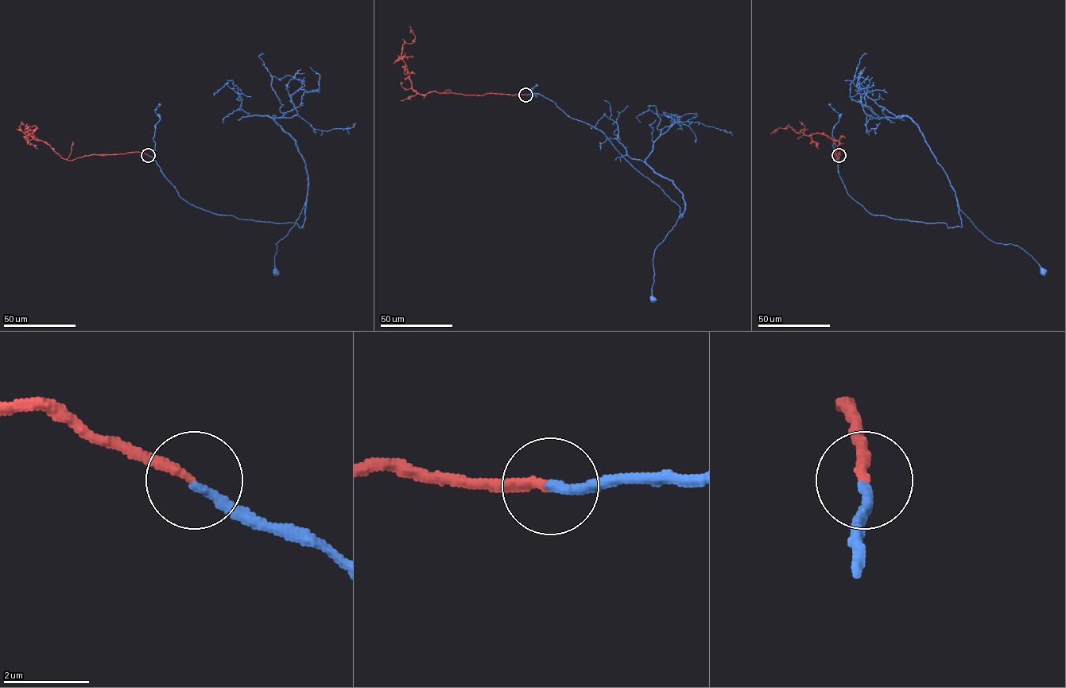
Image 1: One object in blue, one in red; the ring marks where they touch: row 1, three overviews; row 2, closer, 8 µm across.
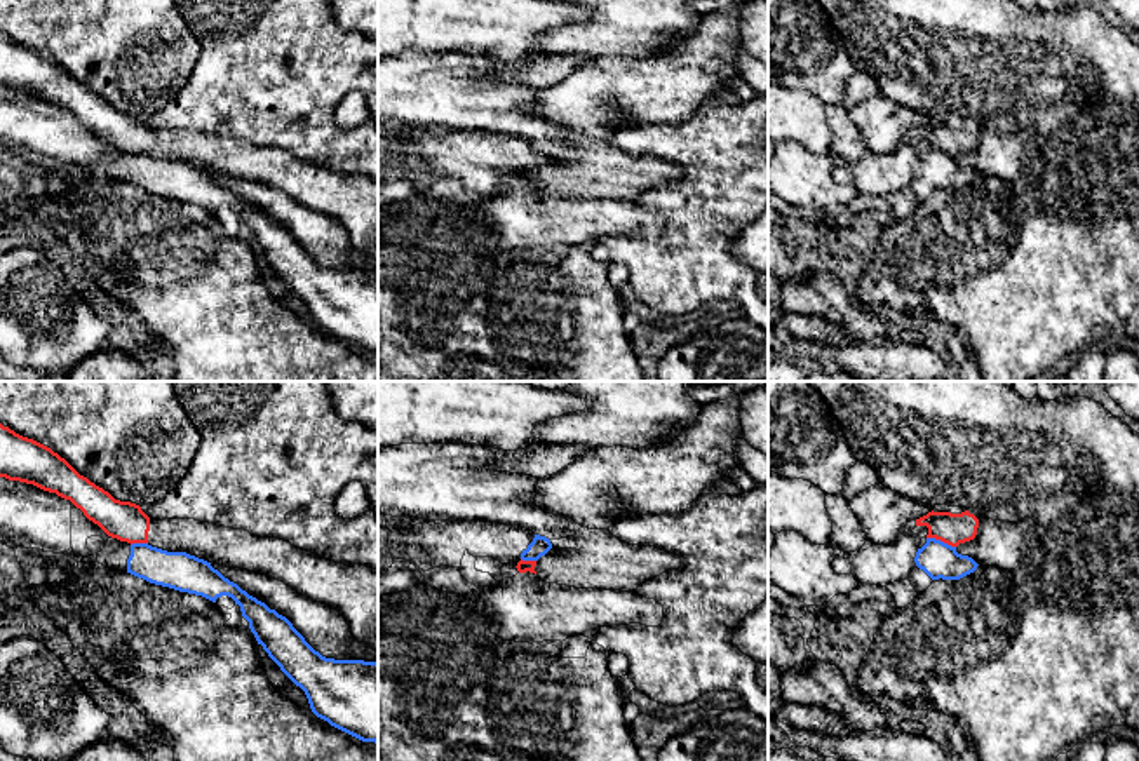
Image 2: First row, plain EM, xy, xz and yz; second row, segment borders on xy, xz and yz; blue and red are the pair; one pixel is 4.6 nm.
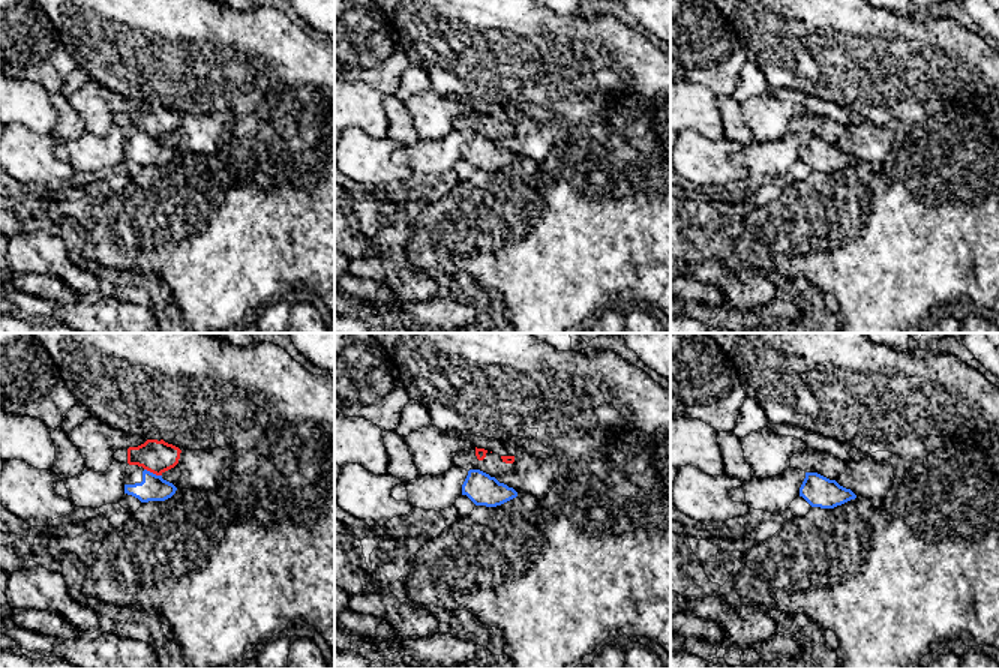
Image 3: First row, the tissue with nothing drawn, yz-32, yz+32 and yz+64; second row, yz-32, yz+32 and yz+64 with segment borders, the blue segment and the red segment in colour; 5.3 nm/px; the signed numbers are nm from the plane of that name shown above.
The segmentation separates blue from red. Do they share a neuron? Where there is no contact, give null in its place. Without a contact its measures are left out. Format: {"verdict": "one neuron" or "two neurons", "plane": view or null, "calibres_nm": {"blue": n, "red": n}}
{"verdict": "two neurons", "plane": "yz", "calibres_nm": {"blue": 170, "red": 140}}

